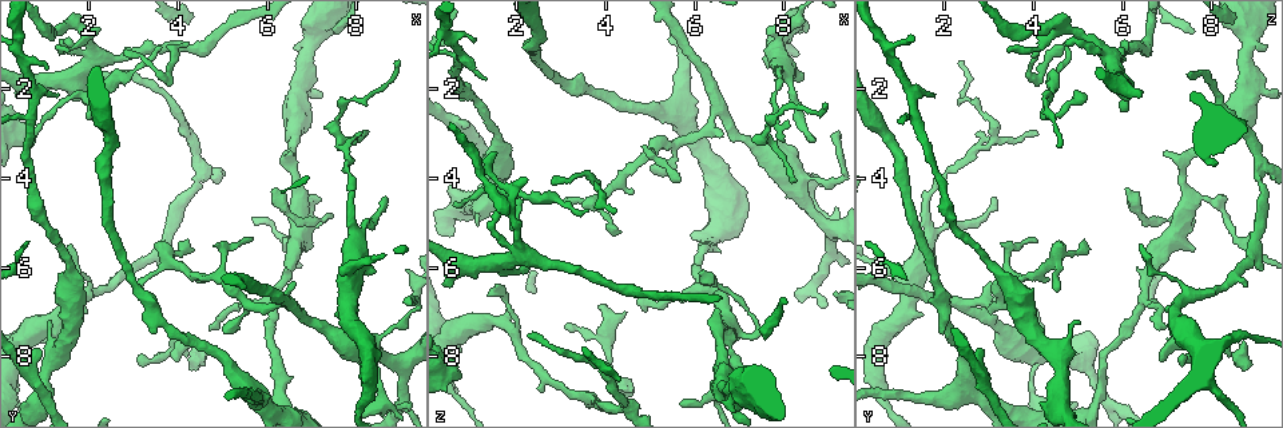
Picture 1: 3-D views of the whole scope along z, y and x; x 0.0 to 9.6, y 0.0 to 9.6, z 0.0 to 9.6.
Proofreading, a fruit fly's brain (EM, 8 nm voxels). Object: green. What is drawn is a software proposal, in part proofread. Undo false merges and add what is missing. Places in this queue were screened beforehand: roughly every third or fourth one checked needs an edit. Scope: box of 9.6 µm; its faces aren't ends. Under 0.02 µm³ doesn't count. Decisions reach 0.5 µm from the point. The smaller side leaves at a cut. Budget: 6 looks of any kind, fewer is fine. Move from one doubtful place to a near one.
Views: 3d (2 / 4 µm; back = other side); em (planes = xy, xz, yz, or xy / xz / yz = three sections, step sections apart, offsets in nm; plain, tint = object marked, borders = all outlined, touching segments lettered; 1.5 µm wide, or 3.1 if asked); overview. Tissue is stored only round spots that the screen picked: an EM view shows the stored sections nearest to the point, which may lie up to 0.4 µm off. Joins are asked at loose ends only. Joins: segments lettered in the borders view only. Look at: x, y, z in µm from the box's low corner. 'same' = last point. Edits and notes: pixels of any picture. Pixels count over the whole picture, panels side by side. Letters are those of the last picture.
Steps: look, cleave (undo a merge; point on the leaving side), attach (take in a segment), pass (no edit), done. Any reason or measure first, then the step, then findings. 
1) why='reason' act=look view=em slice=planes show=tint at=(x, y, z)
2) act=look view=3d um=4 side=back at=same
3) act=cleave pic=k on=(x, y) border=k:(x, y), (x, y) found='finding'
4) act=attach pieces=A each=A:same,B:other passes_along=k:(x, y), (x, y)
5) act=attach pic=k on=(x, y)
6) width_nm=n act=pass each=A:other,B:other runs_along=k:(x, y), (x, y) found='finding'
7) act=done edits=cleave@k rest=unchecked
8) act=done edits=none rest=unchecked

why='branch stops here' act=look view=em slice=planes show=borders at=(0.65, 3.30, 4.60)

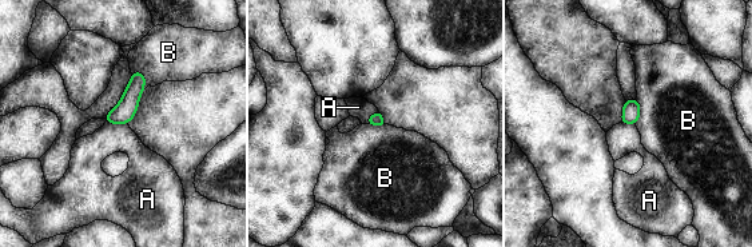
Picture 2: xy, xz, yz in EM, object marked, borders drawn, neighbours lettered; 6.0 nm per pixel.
width_nm=80 act=pass each=A:other,B:other border=2:(106, 120), (127, 124) found='no lettered segment goes on from it'

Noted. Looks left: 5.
act=look view=em slice=yz step=8 show=tint at=(4.30, 5.60, 5.20)

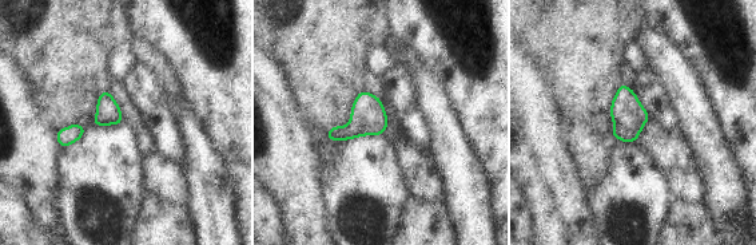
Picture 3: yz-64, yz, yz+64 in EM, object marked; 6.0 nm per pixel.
act=look view=em slice=planes show=borders at=same

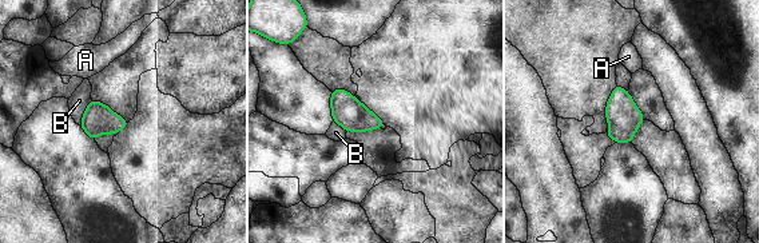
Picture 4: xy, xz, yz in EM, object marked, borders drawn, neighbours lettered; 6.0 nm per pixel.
act=pass each=A:other,B:other border=4:(91, 99), (79, 124) found='no lettered segment goes on from it'

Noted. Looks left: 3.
why='branch stops here' act=look view=3d um=4 side=back at=(4.00, 8.10, 6.90)

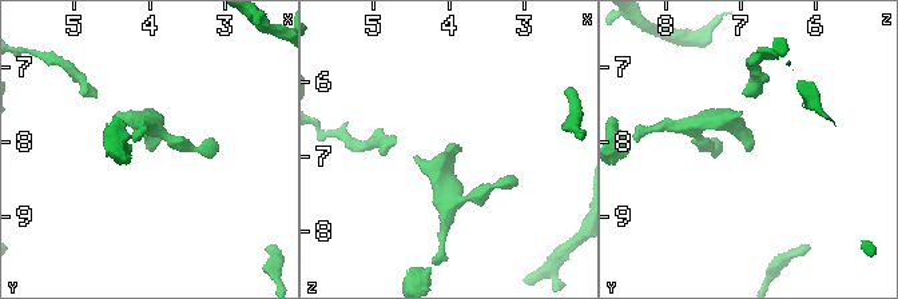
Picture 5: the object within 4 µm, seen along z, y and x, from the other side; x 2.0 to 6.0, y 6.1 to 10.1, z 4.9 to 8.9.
why='shape alone is not enough' act=look view=em slice=planes show=borders at=(3.95, 8.15, 6.90)

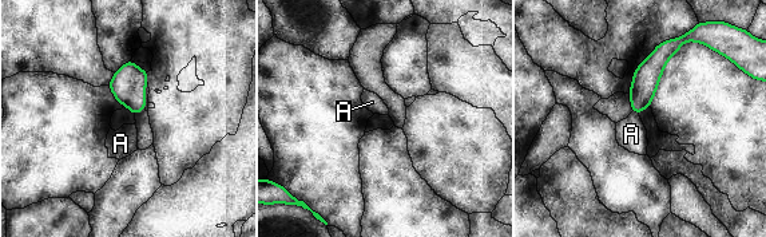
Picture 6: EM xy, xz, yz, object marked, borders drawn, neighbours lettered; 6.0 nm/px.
longest_contact=A:50nm act=pass each=A:other found='none of them fits'

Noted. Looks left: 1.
act=done edits=none rest=unchecked

